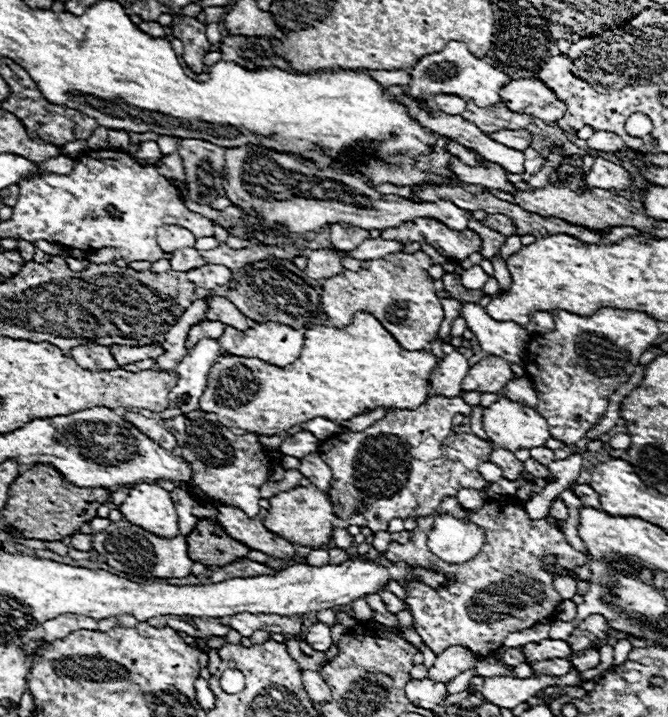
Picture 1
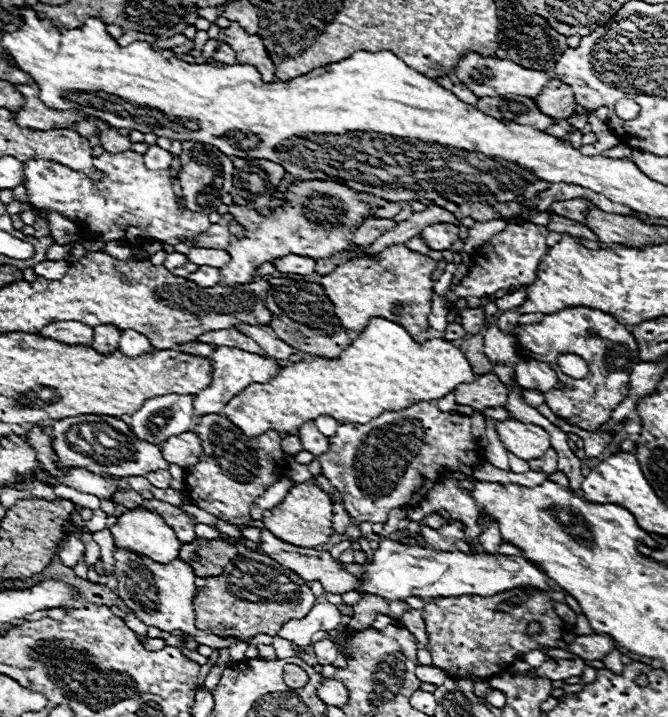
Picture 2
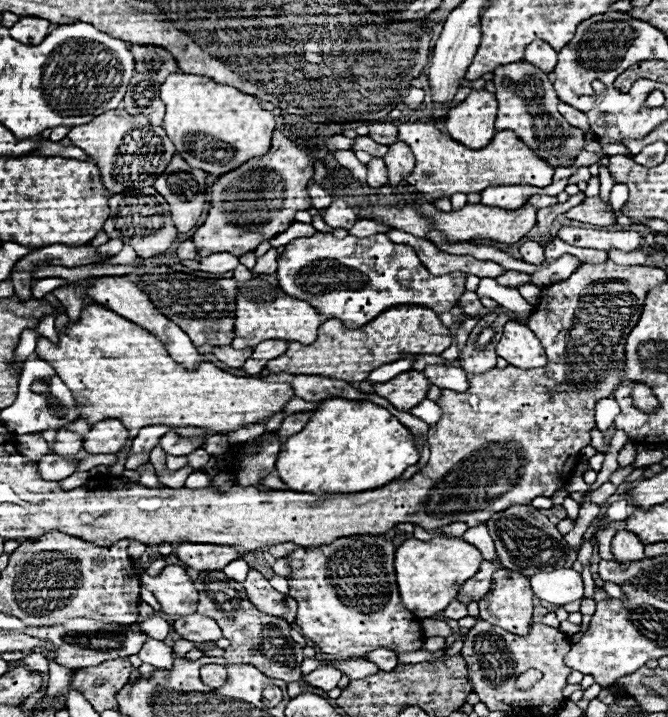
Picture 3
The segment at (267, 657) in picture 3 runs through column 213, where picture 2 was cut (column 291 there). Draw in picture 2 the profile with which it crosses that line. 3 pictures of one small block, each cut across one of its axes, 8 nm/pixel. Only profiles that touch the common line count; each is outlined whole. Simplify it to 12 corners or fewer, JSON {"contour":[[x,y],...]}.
{"contour":[[260,552],[206,578],[192,608],[216,636],[276,636],[316,604]]}

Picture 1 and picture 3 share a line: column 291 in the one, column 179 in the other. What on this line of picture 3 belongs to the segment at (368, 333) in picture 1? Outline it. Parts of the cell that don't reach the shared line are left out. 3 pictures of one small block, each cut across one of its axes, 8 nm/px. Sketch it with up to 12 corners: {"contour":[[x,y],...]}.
{"contour":[[96,302],[38,336],[90,426],[230,432],[282,412],[288,382],[188,372]]}

